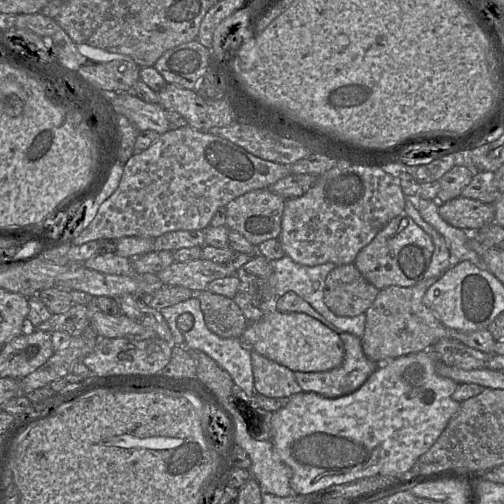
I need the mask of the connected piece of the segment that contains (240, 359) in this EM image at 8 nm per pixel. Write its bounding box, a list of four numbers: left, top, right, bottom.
[160,294,257,398]

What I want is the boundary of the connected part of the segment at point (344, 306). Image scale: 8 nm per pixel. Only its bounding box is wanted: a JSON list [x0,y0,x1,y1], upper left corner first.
[323,263,379,317]

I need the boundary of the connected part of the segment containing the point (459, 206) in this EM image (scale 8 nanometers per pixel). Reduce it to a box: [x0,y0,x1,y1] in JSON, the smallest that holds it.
[438,196,494,233]

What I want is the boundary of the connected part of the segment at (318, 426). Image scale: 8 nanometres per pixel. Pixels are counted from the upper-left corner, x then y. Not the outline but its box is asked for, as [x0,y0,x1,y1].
[270,349,461,495]

